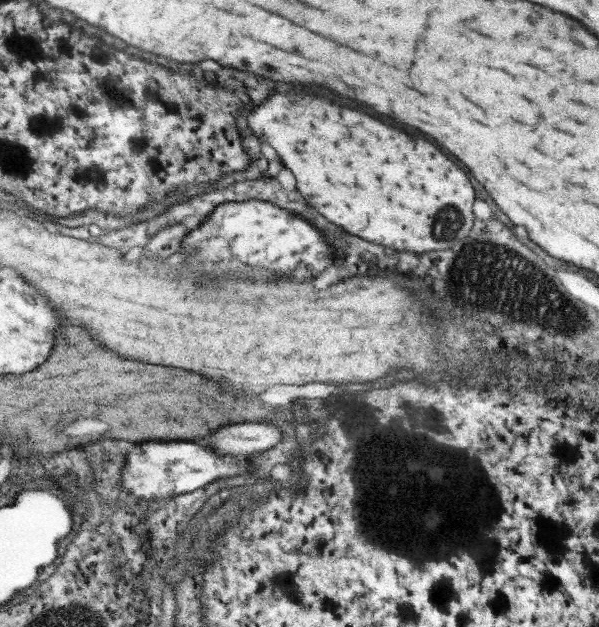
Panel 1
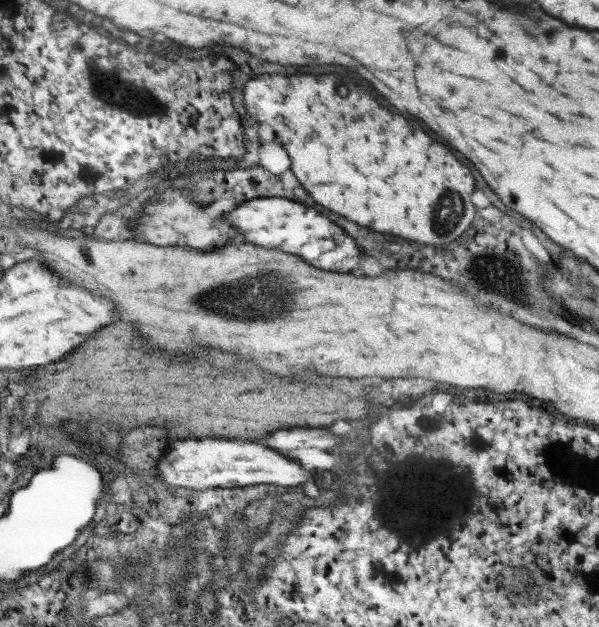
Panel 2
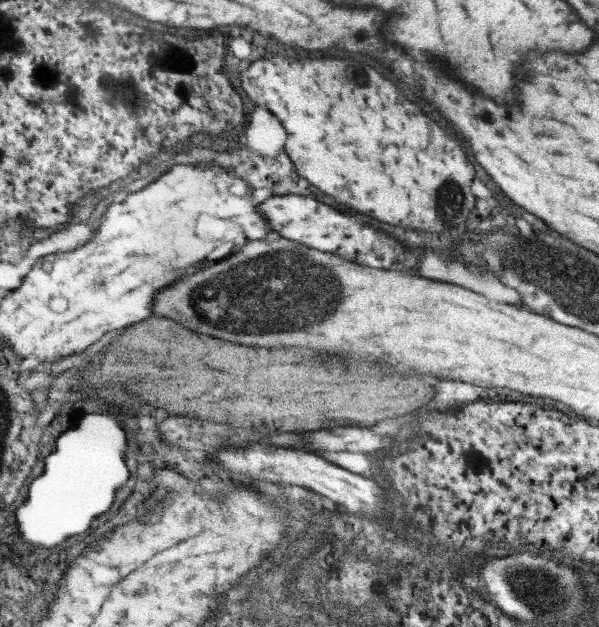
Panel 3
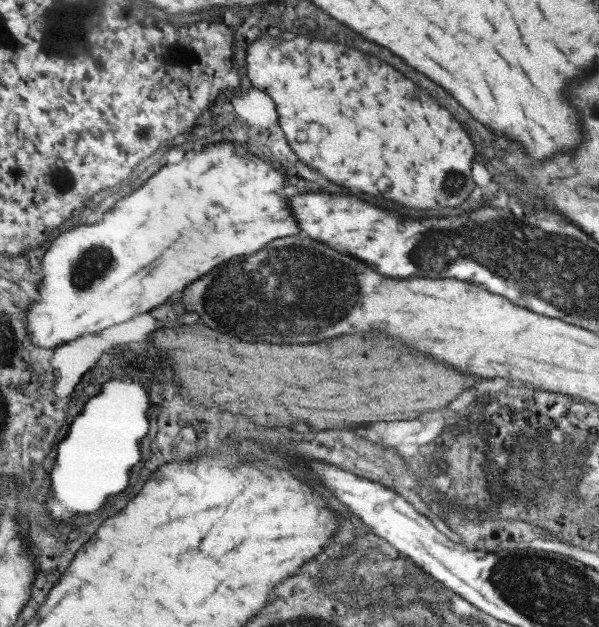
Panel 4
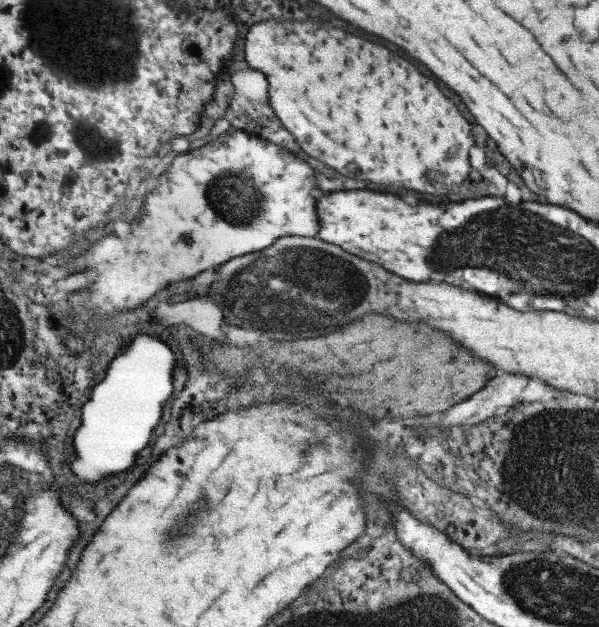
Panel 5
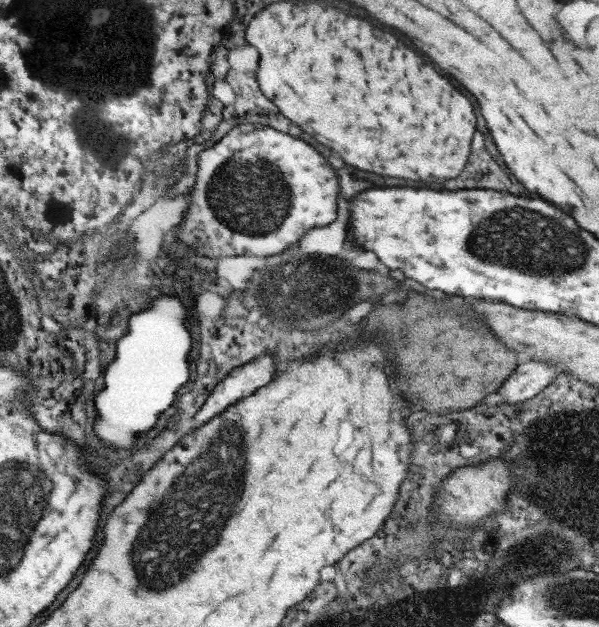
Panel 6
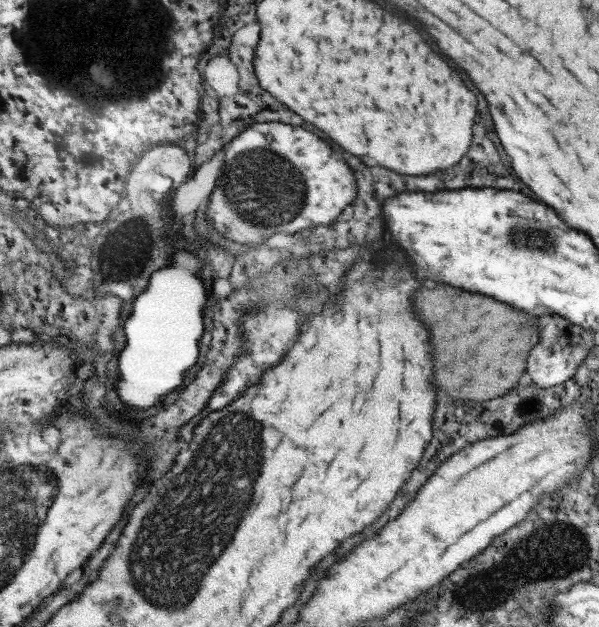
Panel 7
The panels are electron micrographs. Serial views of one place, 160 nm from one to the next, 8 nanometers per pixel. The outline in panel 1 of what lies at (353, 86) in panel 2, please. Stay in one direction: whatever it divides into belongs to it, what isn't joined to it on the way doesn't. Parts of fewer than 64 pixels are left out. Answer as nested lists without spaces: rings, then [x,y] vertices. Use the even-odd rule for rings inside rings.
[[[277,94],[267,98],[249,116],[251,132],[259,140],[269,142],[283,164],[295,174],[297,186],[307,202],[317,208],[329,222],[345,228],[353,236],[361,236],[373,244],[391,246],[401,252],[429,252],[447,250],[457,240],[467,236],[473,214],[473,188],[461,168],[457,168],[449,158],[445,158],[433,144],[413,138],[405,132],[389,128],[369,114],[333,104],[325,96],[313,94]],[[415,146],[423,152],[415,152]],[[353,208],[353,210],[351,210]],[[439,212],[443,212],[443,222],[439,222]]]

